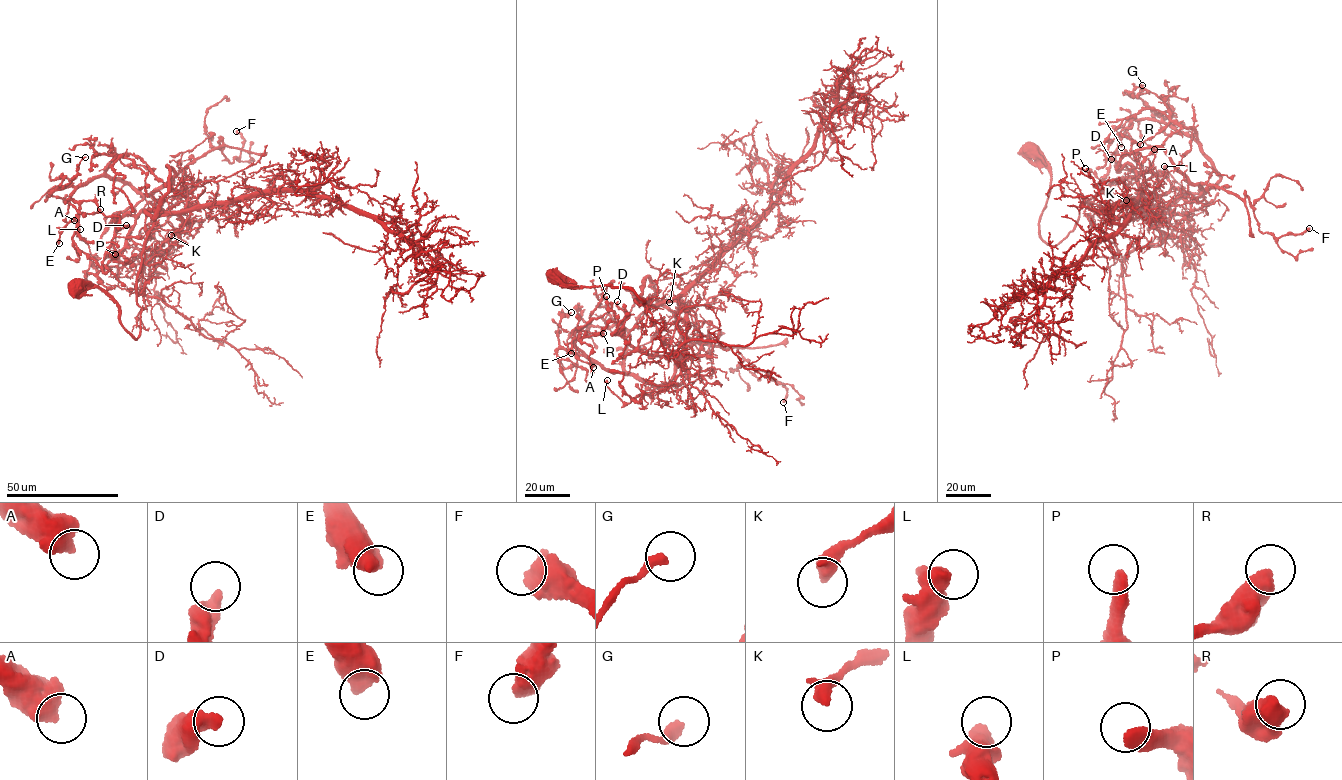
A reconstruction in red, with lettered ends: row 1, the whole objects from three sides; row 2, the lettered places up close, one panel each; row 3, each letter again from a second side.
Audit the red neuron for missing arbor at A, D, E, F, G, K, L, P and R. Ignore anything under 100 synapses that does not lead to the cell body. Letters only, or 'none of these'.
none of these

